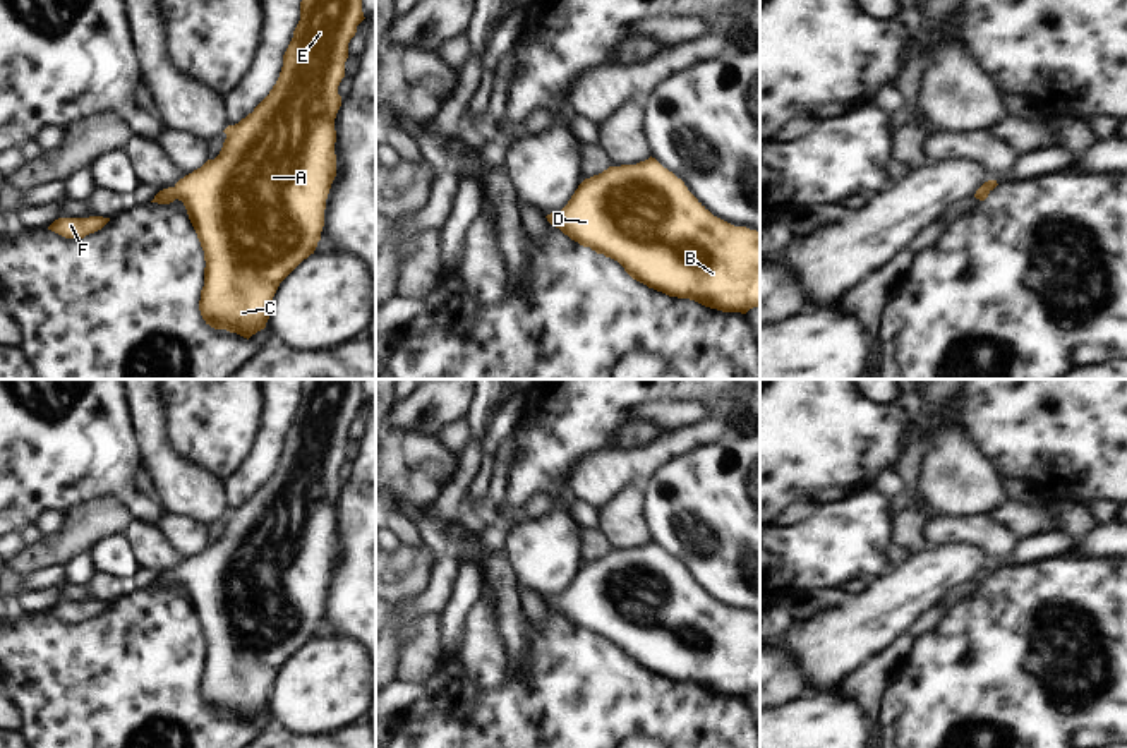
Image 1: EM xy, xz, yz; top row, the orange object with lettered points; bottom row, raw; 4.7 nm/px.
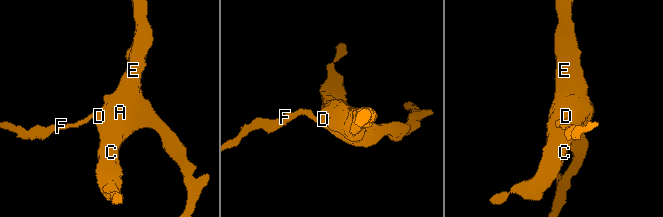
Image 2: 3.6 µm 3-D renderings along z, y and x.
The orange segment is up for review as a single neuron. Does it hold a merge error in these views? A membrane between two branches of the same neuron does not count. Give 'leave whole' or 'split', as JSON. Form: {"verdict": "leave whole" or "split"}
{"verdict": "leave whole"}

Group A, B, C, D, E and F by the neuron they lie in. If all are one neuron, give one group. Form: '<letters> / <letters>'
A B C D E F

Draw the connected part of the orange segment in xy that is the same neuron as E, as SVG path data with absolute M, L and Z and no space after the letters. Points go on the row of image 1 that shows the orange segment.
M302 0L300 2L300 21L293 31L293 38L283 55L283 67L280 77L269 94L235 125L228 125L223 132L226 139L220 154L214 160L208 160L201 168L180 178L173 187L160 190L151 202L170 204L175 199L182 201L189 220L197 233L201 247L204 250L204 287L201 290L199 311L206 324L214 329L226 329L237 333L244 338L250 338L257 331L266 328L269 319L269 309L273 305L273 297L280 283L310 254L314 254L317 242L321 240L321 232L324 226L324 209L331 184L336 177L336 130L334 118L341 106L341 96L338 94L338 86L345 77L345 62L348 58L348 43L357 33L357 26L364 21L362 0Z

